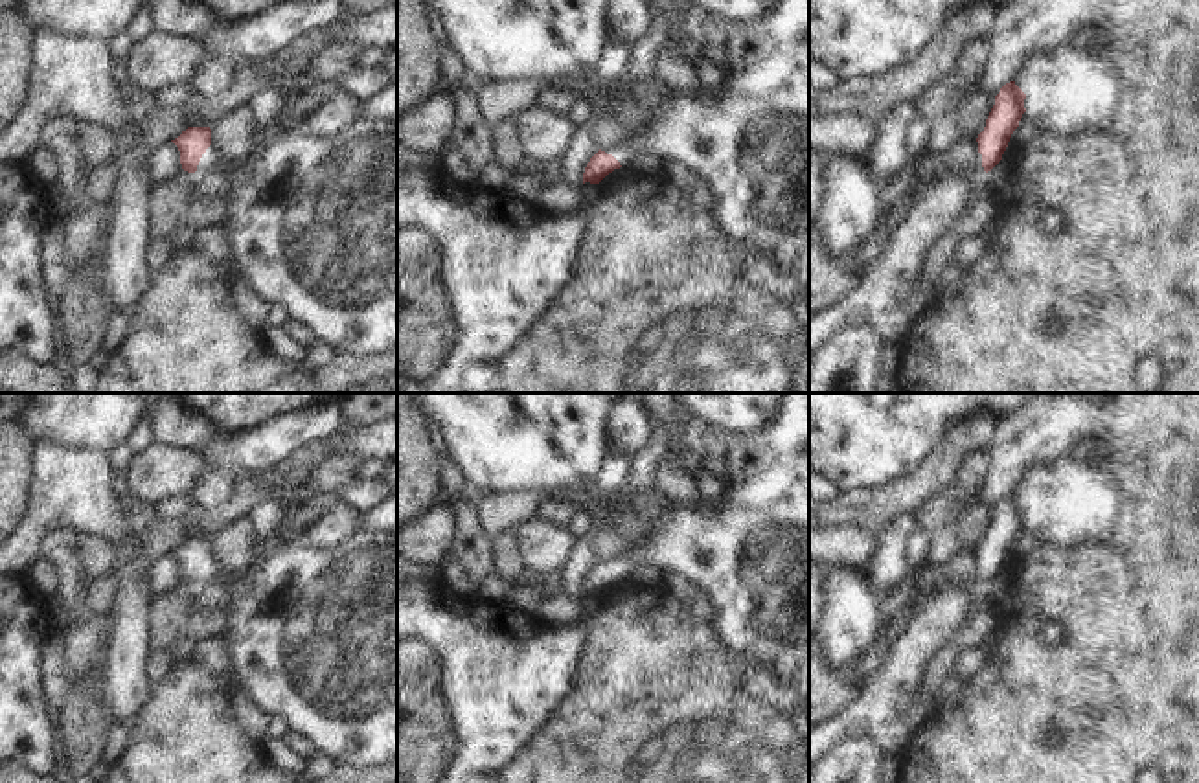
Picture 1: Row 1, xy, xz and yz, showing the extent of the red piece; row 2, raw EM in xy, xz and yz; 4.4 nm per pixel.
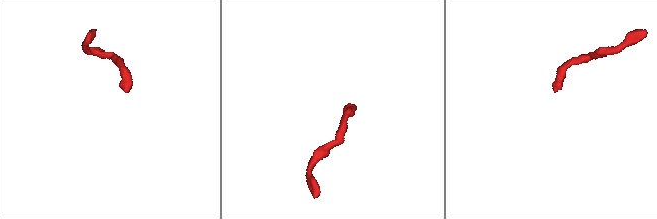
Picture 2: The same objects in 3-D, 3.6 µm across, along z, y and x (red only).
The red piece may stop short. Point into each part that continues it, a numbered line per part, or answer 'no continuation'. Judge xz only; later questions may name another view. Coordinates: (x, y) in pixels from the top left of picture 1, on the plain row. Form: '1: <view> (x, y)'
1: xz (751, 557)

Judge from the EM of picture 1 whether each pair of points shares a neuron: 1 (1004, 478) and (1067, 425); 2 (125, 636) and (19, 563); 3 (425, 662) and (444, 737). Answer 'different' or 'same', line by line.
1: same
2: same
3: same

